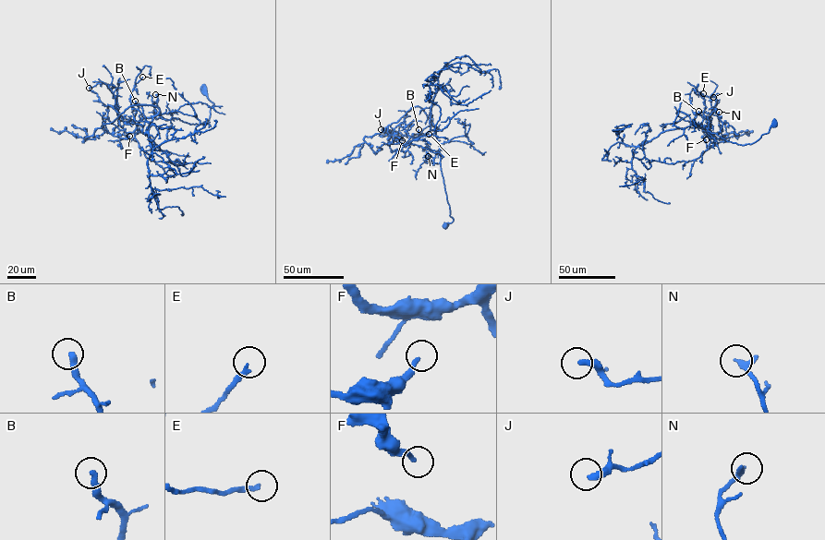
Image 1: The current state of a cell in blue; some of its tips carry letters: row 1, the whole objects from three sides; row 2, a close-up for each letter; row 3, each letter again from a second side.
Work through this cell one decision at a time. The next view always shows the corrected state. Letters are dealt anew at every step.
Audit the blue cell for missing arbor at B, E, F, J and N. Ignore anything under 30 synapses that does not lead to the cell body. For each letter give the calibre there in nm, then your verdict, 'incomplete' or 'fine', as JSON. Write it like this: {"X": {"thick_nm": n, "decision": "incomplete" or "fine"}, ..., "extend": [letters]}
{"B": {"thick_nm": 280, "decision": "incomplete"}, "E": {"thick_nm": 200, "decision": "incomplete"}, "F": {"thick_nm": 200, "decision": "fine"}, "J": {"thick_nm": 280, "decision": "fine"}, "N": {"thick_nm": 170, "decision": "fine"}, "extend": ["B", "E"]}

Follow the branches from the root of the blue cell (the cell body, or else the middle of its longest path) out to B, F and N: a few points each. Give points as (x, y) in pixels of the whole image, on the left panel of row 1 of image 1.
B: (203, 90), (213, 104), (208, 120), (201, 125), (190, 124), (168, 114), (143, 117), (135, 101)
F: (203, 90), (213, 104), (202, 124), (160, 114), (151, 105), (130, 105), (104, 125), (114, 136), (129, 136)
N: (203, 90), (213, 104), (208, 120), (201, 125), (163, 118), (155, 94)

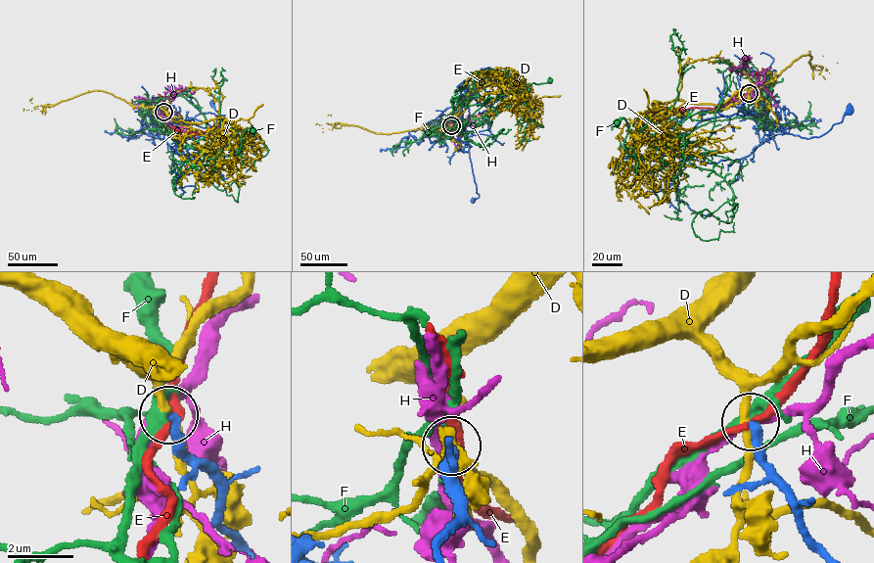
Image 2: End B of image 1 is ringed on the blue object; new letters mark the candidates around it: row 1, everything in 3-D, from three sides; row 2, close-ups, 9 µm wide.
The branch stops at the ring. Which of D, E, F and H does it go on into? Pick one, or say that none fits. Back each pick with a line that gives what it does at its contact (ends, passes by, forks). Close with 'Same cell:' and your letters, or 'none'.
Same cell: none

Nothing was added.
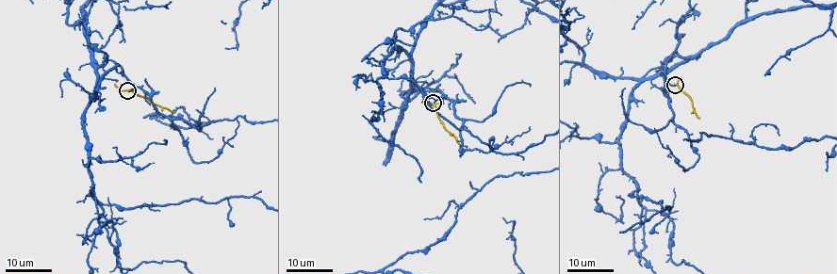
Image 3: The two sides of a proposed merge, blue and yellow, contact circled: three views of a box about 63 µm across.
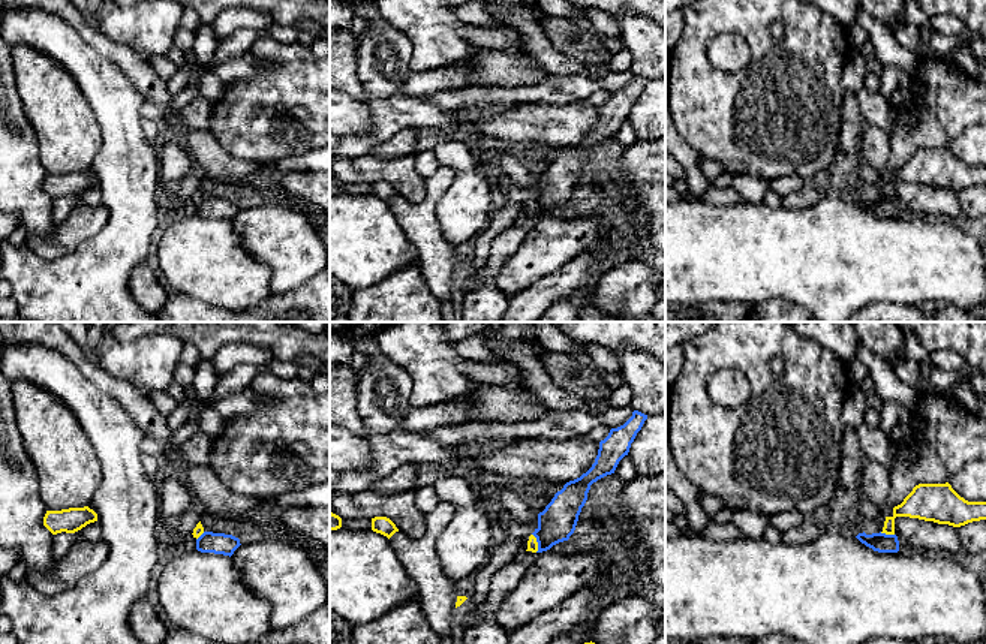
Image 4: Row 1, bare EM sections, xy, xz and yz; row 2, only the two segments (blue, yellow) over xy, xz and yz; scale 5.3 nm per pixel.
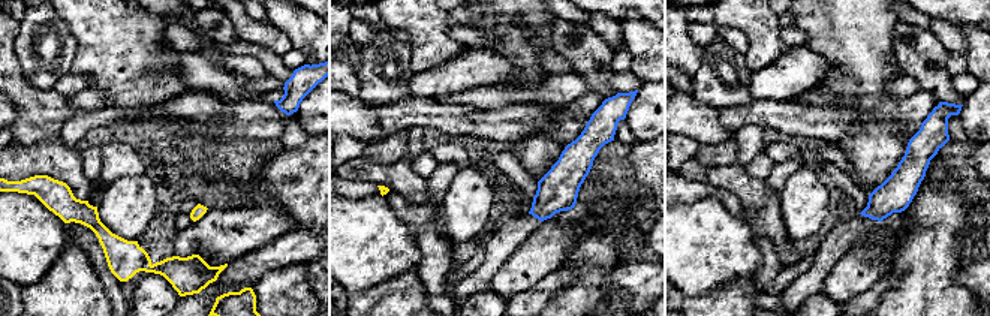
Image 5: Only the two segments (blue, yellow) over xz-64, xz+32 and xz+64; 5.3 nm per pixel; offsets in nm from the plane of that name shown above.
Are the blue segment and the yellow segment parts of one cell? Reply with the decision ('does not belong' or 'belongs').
does not belong

